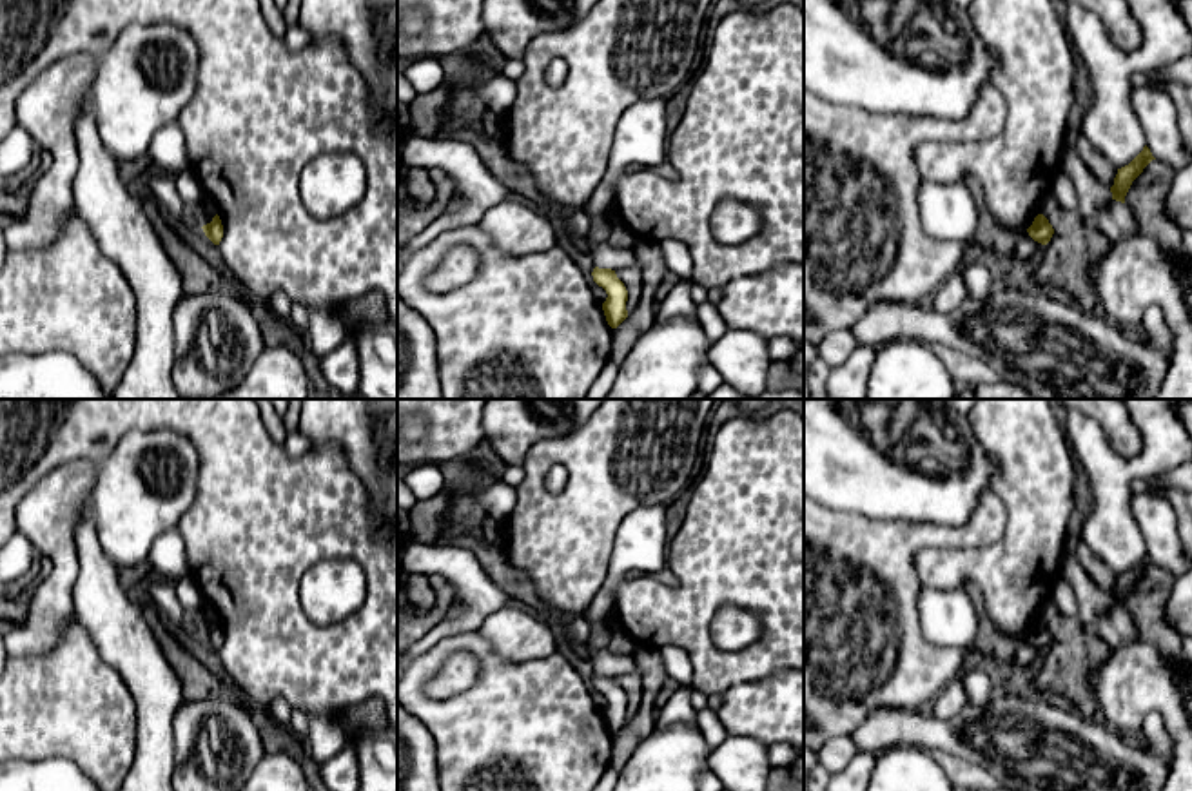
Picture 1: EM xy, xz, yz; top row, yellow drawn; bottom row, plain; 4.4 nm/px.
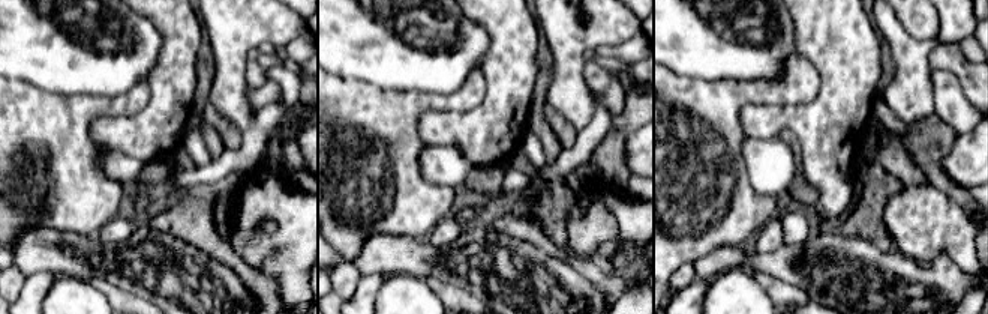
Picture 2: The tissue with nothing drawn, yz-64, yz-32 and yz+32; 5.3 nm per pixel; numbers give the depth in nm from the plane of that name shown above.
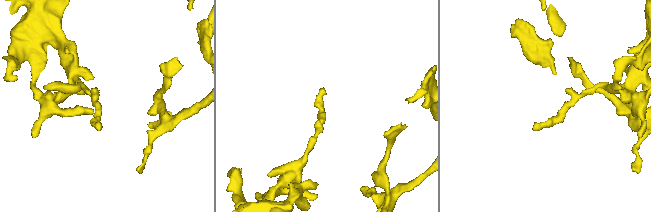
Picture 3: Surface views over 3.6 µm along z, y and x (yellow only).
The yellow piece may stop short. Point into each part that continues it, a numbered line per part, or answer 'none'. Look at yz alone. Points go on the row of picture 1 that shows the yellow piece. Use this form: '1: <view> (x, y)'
none

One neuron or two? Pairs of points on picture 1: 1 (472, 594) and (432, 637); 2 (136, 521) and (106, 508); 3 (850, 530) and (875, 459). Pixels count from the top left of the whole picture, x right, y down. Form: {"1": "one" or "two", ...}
{"1": "one", "2": "one", "3": "two"}

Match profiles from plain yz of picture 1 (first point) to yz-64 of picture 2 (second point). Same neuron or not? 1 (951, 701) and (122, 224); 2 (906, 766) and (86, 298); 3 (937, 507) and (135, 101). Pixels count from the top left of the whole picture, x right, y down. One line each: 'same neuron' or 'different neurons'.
1: same neuron
2: same neuron
3: different neurons

